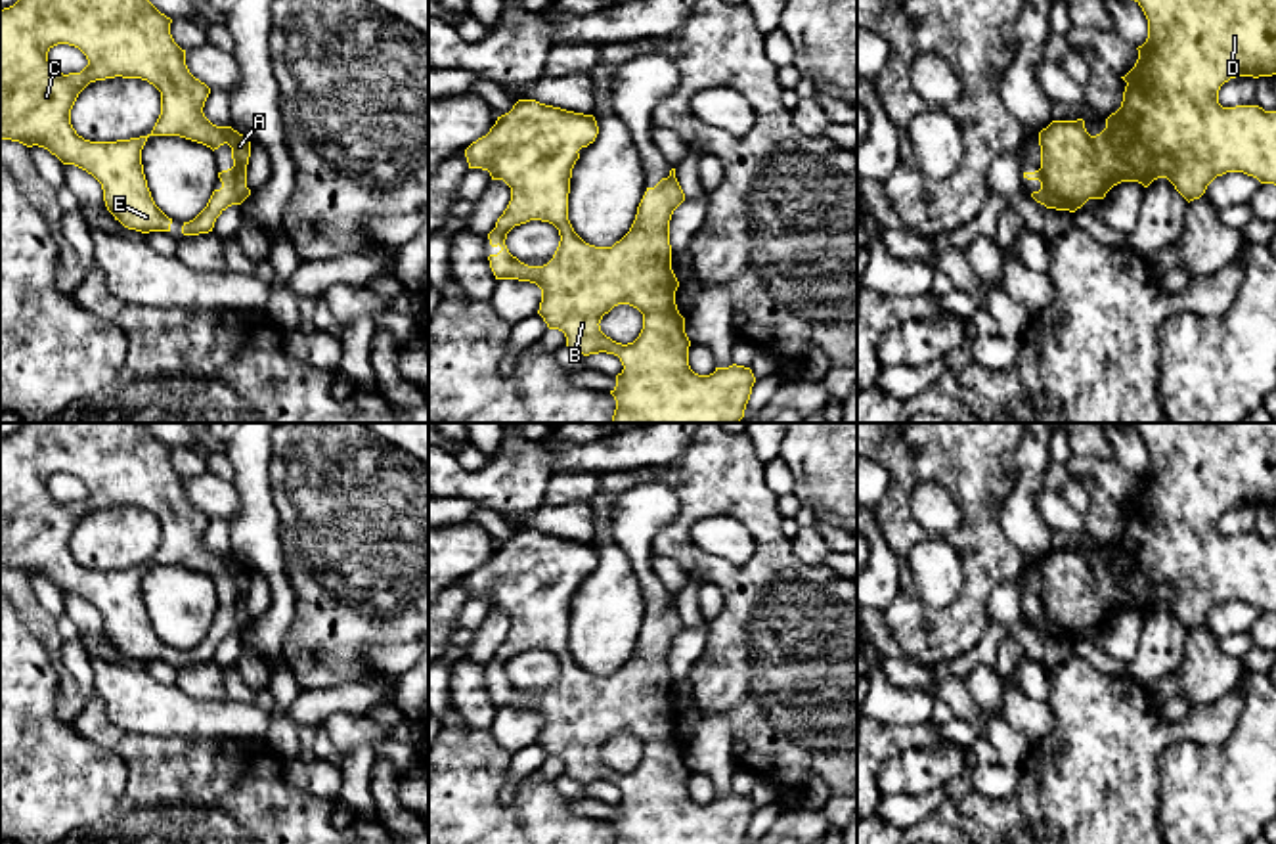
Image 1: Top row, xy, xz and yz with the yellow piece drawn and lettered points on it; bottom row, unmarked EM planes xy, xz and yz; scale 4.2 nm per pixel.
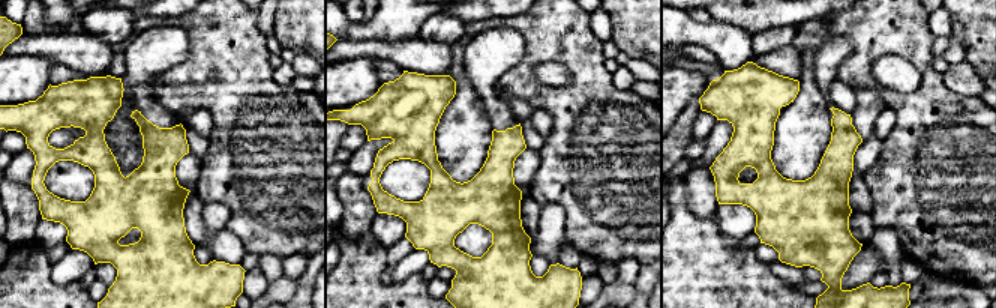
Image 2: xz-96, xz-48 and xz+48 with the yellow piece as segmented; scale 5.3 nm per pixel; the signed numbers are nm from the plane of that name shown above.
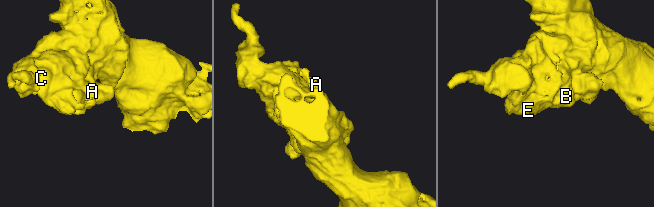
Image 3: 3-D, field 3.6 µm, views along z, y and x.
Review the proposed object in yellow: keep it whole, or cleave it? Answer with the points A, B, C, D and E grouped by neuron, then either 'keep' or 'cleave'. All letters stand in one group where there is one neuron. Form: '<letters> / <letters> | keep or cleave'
A B C D E | keep

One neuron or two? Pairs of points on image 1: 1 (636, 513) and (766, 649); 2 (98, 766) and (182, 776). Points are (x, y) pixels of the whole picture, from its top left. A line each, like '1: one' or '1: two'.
1: two
2: two

